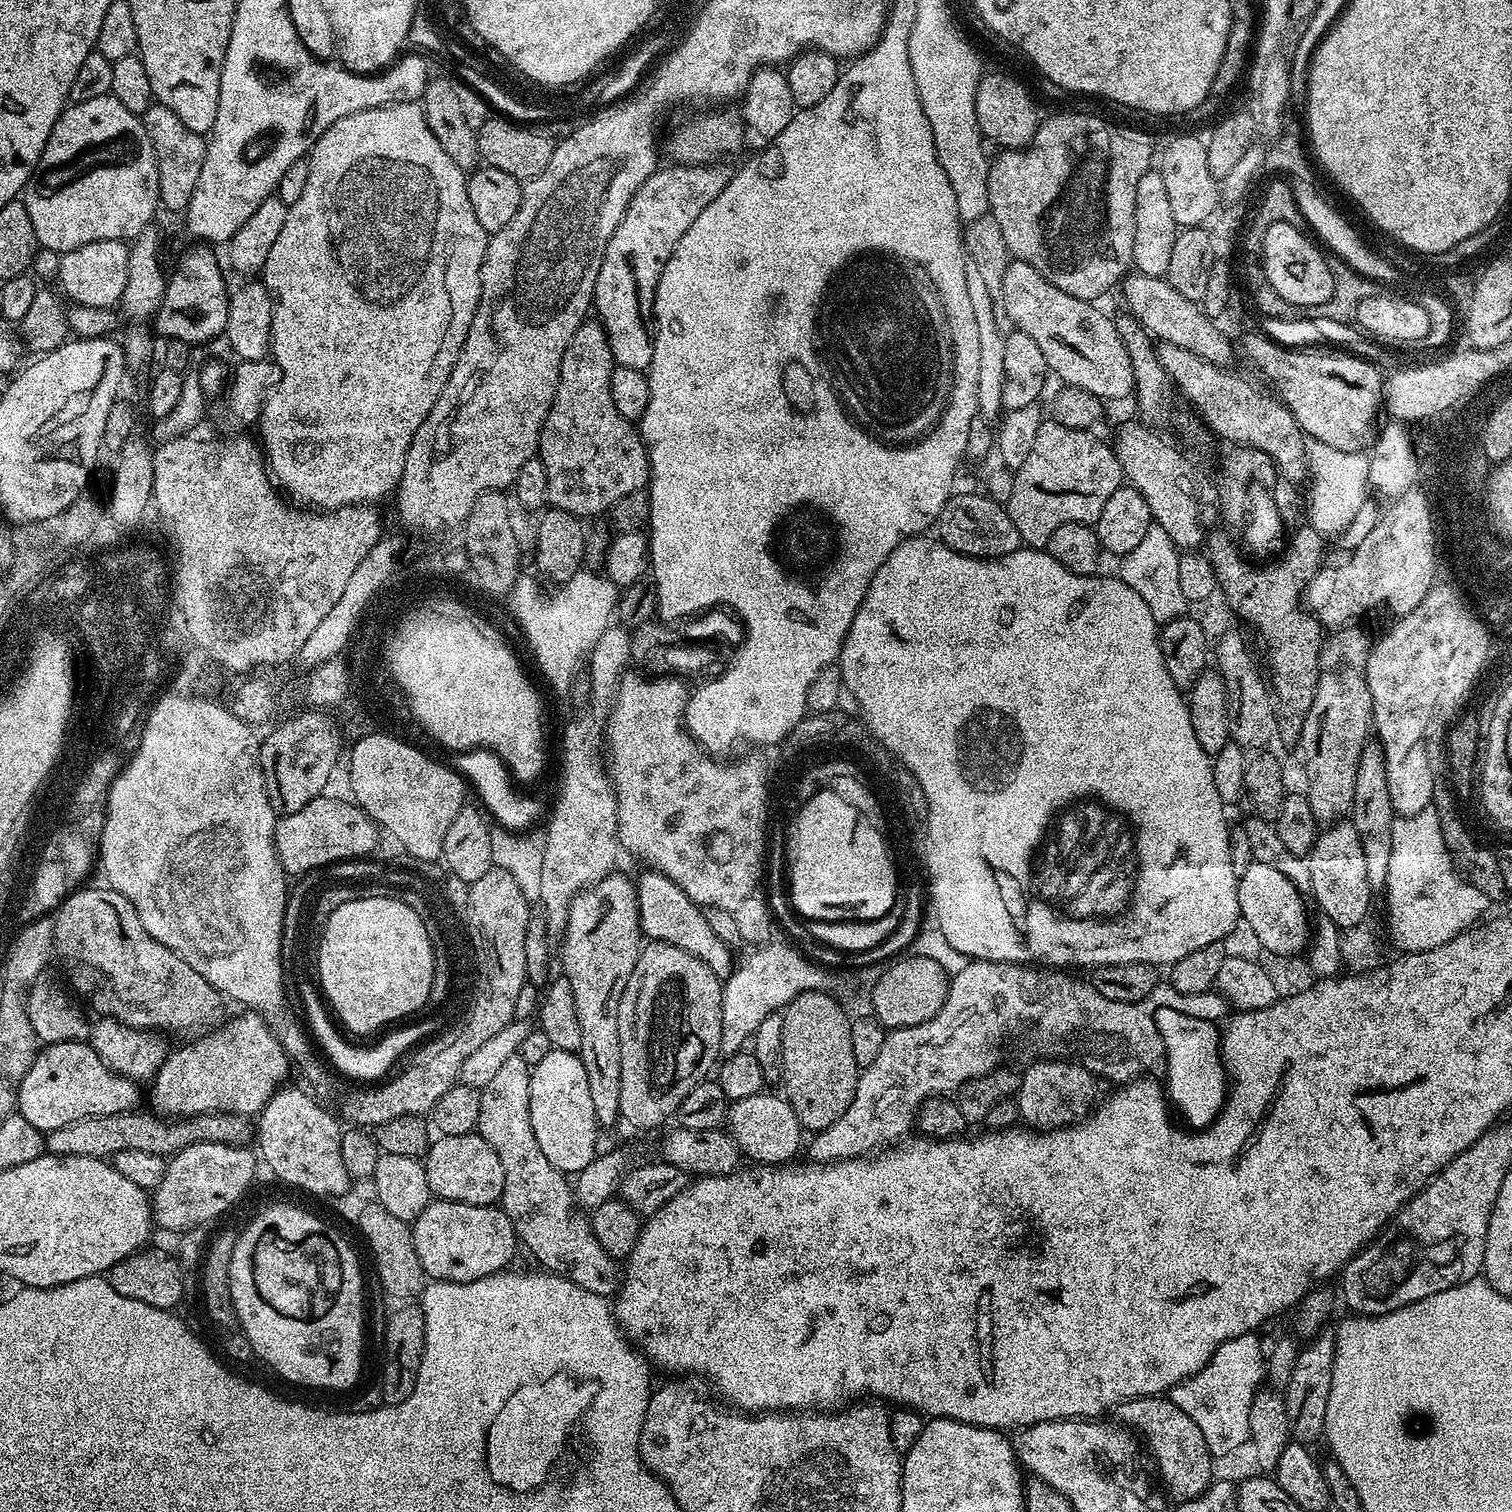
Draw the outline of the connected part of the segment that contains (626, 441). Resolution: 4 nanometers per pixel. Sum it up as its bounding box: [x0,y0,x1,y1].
[538,318,650,518]

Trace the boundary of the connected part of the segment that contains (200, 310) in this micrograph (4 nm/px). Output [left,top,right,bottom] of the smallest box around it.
[152,244,229,346]

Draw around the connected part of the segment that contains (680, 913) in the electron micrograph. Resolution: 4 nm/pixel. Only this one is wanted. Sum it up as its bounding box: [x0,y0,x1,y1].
[635,870,734,978]

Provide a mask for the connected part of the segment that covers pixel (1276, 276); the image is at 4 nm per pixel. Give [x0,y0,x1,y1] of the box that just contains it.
[1262,222,1334,308]

